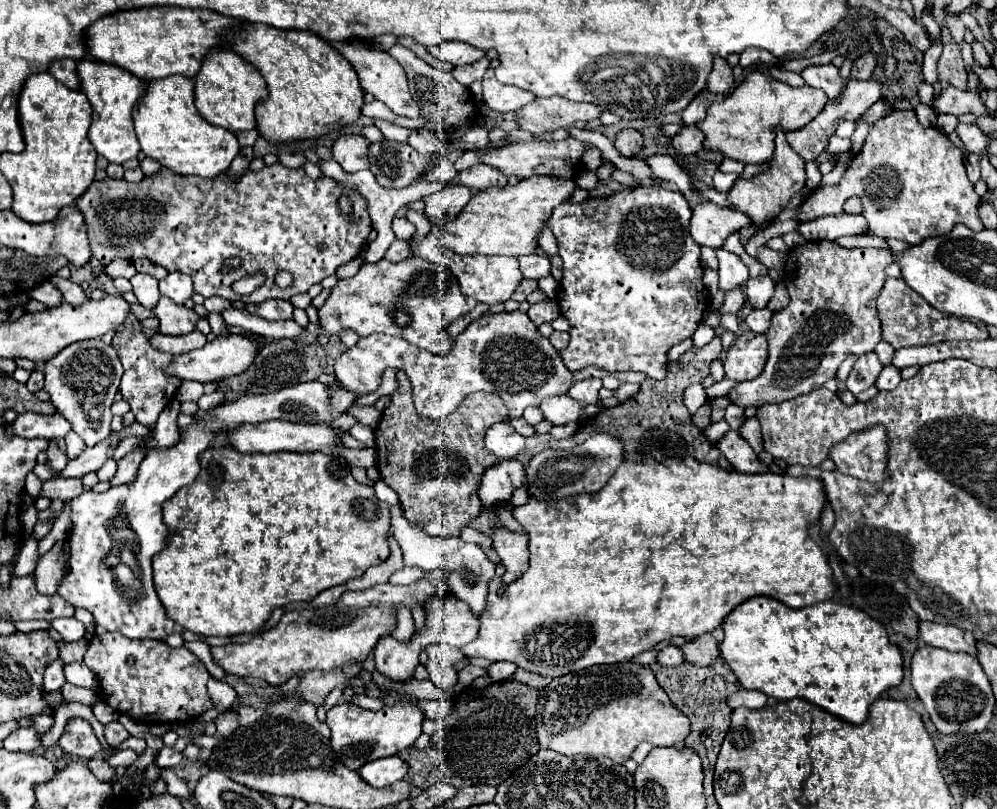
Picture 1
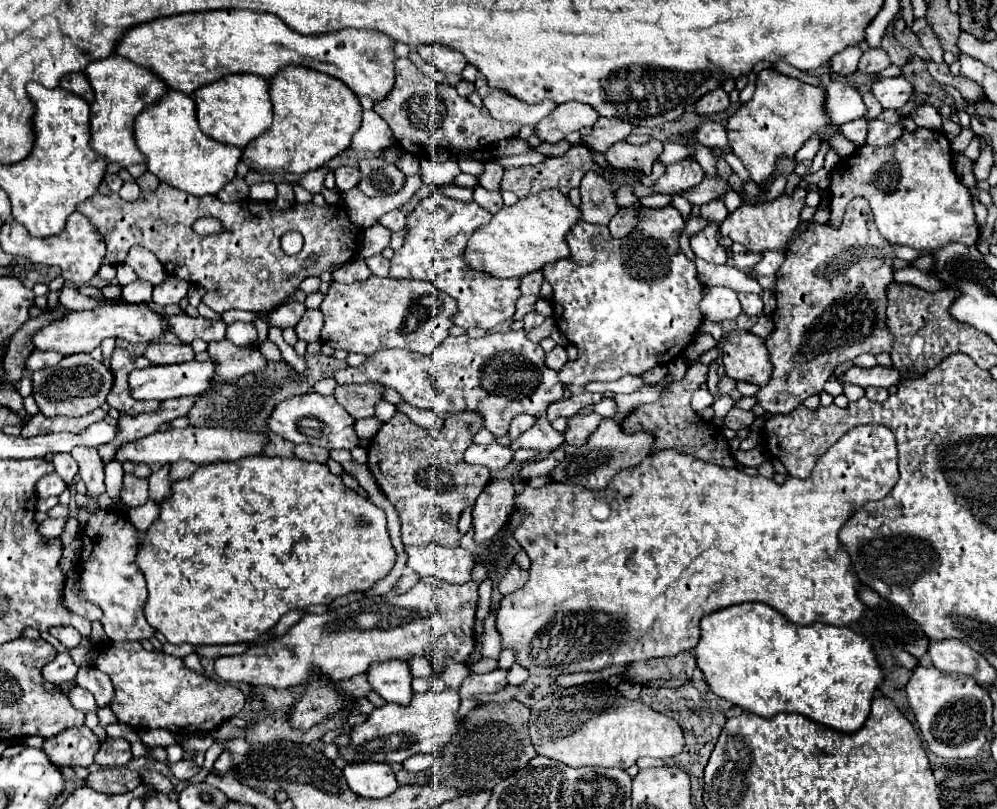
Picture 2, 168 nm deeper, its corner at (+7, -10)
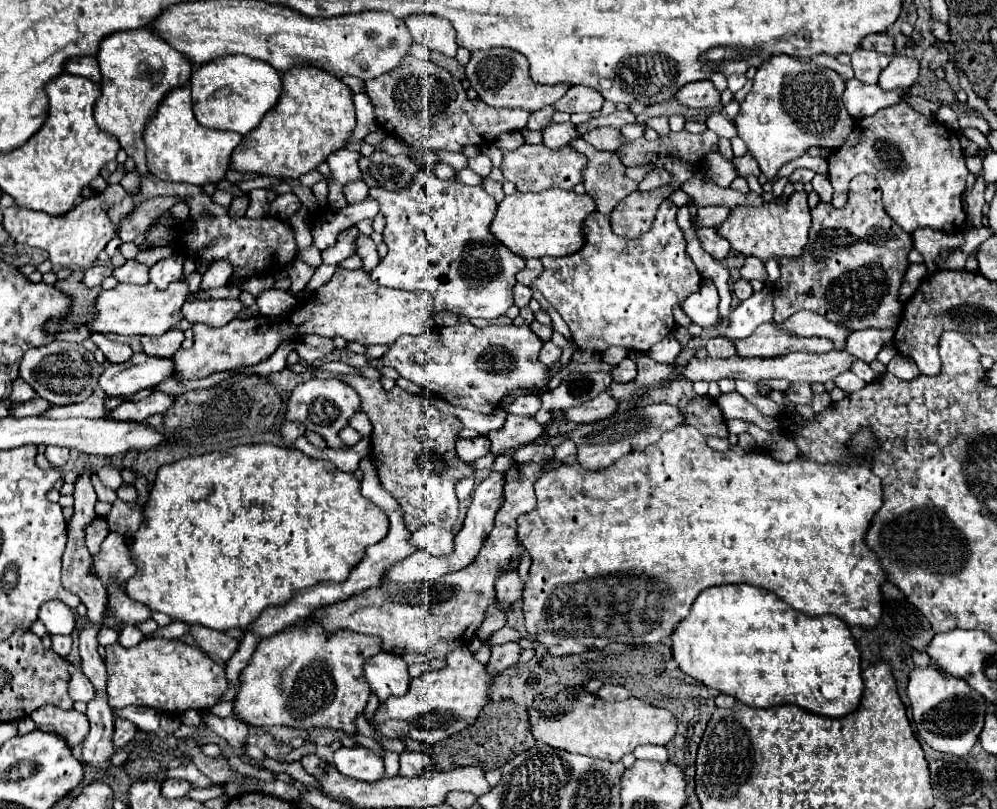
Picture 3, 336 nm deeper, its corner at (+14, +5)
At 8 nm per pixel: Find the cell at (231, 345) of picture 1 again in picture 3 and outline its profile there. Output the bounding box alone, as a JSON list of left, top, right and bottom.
[100,353,174,397]

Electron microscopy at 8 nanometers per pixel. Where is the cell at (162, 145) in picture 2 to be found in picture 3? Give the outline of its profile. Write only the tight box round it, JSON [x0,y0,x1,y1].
[144,87,242,187]

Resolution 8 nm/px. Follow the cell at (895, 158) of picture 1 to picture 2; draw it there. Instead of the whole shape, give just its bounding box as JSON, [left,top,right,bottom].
[827,130,979,250]

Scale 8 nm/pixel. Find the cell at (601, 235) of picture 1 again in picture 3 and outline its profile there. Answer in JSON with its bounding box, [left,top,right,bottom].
[530,199,702,353]

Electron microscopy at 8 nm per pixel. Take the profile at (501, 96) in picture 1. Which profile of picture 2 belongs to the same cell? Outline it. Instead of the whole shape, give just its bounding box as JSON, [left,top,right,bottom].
[475,74,557,124]

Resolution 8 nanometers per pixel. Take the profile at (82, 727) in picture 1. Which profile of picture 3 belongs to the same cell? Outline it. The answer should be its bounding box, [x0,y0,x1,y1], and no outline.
[30,705,88,749]

